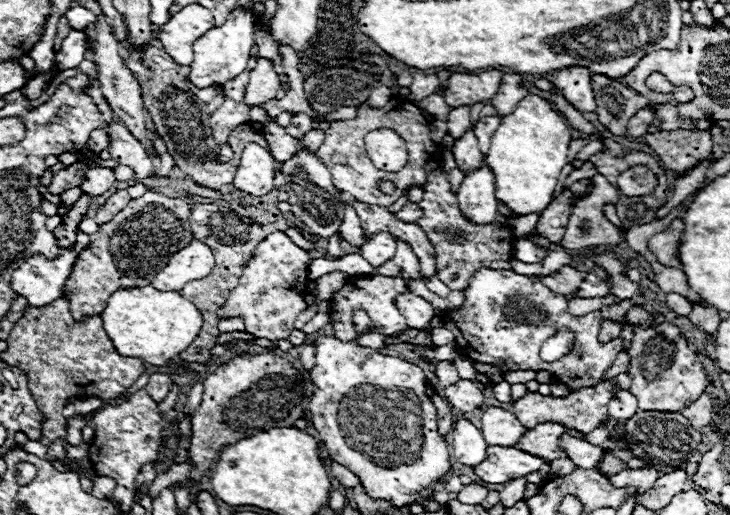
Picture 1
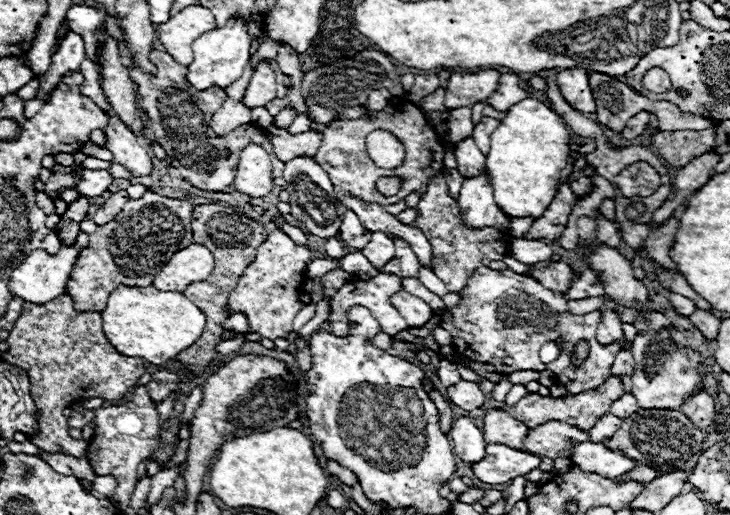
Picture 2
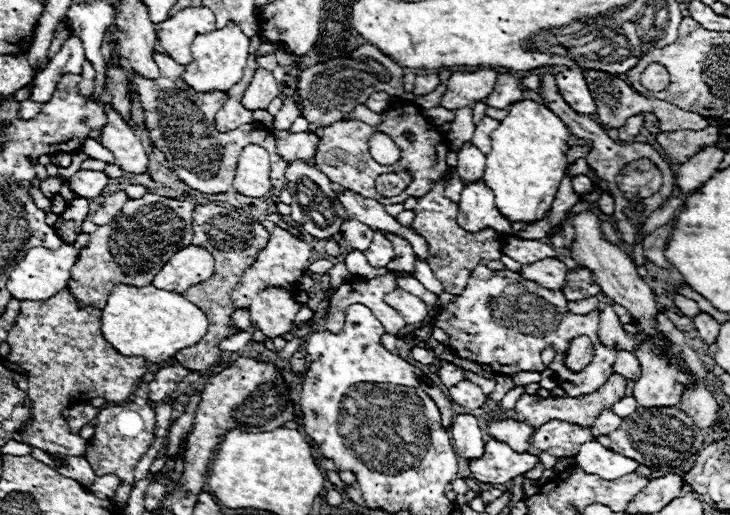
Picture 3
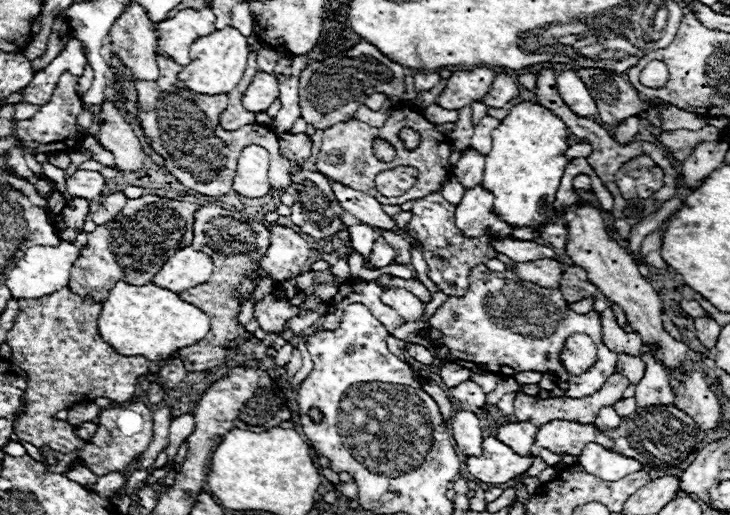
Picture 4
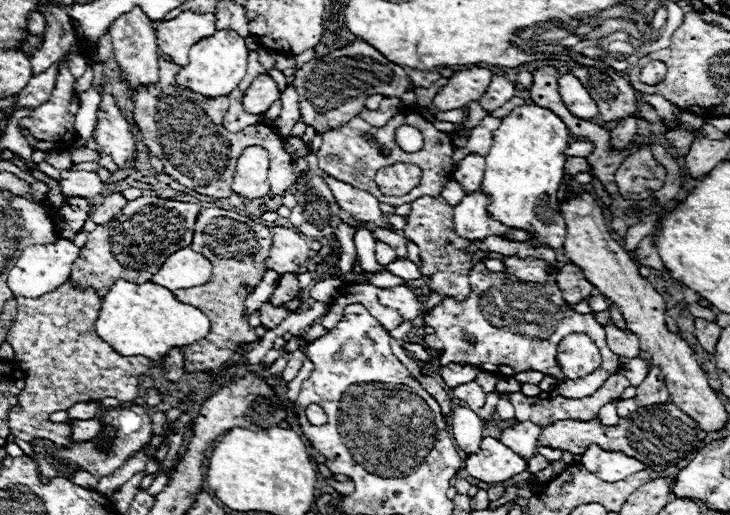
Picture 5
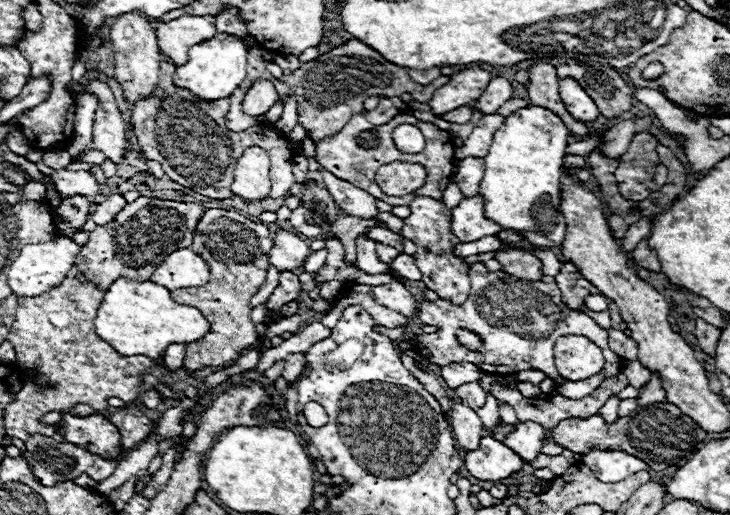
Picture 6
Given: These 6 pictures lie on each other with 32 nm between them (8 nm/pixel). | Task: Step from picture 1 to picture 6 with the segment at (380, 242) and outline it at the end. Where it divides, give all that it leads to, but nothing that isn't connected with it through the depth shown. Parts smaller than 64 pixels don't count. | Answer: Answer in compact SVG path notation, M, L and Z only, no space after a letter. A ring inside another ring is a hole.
M376 244L376 254L378 254L378 258L382 260L382 262L392 262L396 256L398 256L398 250L396 248L392 248L392 246L388 246L388 244Z

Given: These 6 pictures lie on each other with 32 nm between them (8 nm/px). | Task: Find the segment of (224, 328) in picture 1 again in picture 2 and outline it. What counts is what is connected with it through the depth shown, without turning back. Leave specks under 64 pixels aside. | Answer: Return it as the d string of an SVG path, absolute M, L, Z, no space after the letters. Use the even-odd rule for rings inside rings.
M232 314L226 322L224 322L226 330L234 330L234 332L248 332L248 318L244 314Z

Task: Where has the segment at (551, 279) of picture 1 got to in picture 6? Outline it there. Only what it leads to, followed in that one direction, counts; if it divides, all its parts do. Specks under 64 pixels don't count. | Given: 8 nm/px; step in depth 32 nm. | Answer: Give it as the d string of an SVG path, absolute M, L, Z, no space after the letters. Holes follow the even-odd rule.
M496 250L494 258L502 264L504 272L514 274L516 278L542 280L542 274L540 274L542 262L534 254L528 254L522 250Z

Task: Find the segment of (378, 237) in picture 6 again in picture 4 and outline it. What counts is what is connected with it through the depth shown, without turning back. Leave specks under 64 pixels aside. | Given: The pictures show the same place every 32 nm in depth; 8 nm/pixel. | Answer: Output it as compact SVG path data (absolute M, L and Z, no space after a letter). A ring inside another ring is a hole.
M378 230L378 232L380 232L380 236L393 247L398 262L408 264L408 262L410 262L410 240L402 238L402 236L396 234L396 232L388 232L388 230Z

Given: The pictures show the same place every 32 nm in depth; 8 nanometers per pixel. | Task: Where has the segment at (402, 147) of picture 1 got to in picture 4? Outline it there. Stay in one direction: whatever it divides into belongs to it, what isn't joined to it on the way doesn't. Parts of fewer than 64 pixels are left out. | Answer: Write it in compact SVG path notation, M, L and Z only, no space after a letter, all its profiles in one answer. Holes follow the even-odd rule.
M374 140L374 152L376 152L376 156L380 158L380 160L394 160L394 148L392 146L388 146L386 142L382 142L382 140Z

